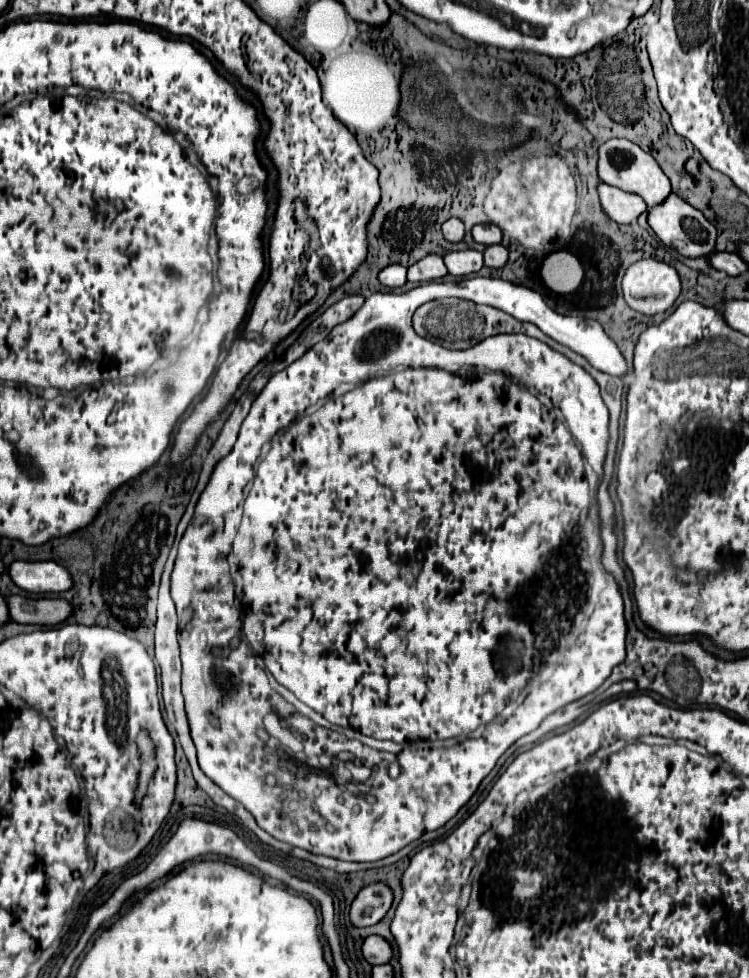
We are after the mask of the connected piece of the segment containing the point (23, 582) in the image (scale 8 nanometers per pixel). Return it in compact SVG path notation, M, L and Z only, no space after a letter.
M15 560L9 566L9 576L19 588L33 594L65 592L71 588L69 572L55 562Z

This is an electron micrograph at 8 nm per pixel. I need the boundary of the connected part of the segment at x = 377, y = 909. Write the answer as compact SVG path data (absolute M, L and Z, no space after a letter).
M377 882L377 884L365 886L349 908L349 920L355 928L373 926L387 914L387 910L391 908L391 902L393 902L393 894L385 884Z

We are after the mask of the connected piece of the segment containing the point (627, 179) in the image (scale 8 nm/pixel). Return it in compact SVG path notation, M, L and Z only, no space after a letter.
M611 138L599 146L599 178L609 186L617 186L619 190L641 196L649 206L663 202L671 192L669 178L663 174L657 160L643 152L635 142L623 138Z

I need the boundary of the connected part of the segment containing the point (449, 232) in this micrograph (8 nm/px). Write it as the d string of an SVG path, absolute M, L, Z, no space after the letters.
M449 218L447 222L443 222L443 236L449 242L461 242L463 234L465 234L465 228L459 218Z

